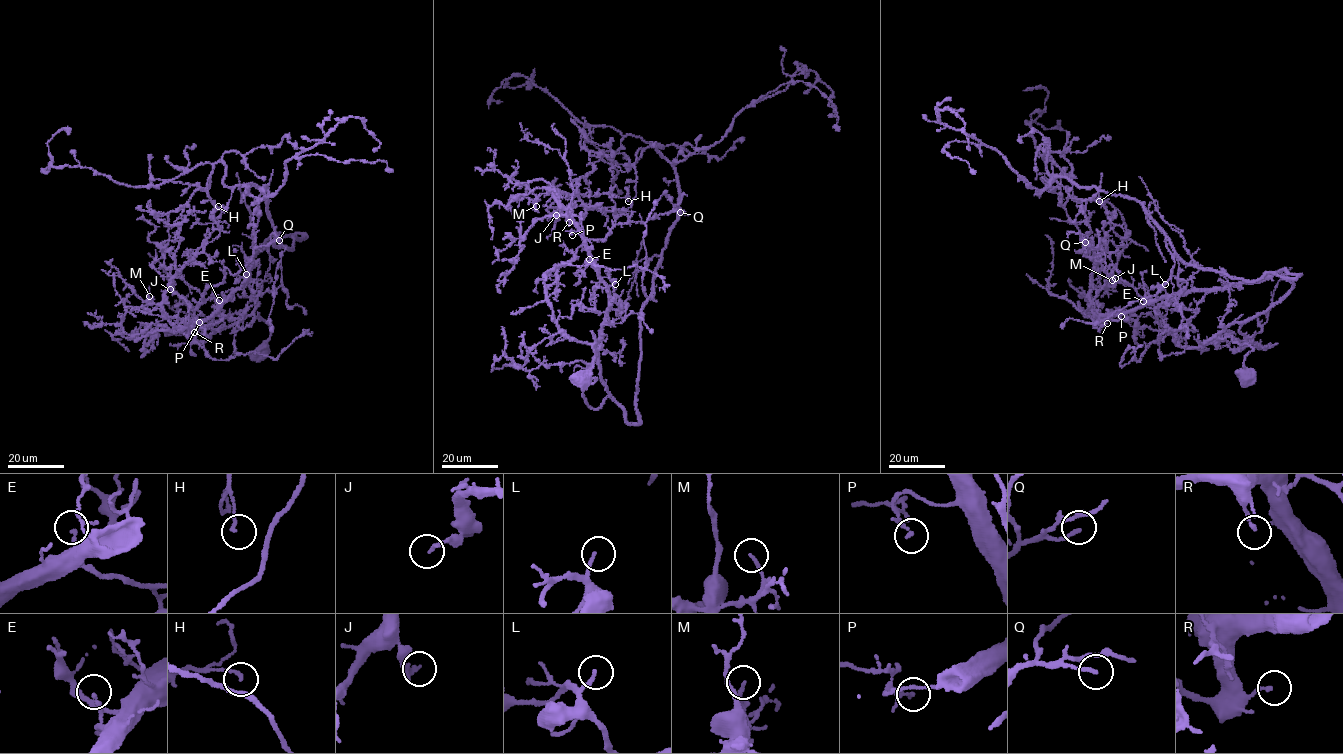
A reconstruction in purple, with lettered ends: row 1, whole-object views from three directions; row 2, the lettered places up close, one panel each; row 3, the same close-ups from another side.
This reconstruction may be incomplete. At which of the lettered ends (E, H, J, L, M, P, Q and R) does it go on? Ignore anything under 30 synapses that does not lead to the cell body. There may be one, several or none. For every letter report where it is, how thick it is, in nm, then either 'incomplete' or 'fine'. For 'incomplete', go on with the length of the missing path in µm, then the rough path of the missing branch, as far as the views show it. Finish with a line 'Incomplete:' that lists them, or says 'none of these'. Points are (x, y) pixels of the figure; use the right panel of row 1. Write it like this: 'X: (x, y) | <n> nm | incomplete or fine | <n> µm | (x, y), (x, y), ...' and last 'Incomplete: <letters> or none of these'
E: (1143, 301) | 140 nm | fine
H: (1099, 201) | 90 nm | fine
J: (1115, 278) | 160 nm | fine
L: (1165, 284) | 140 nm | fine
M: (1112, 280) | 120 nm | fine
P: (1121, 316) | 150 nm | fine
Q: (1085, 242) | 150 nm | fine
R: (1107, 323) | 130 nm | fine
Incomplete: none of these

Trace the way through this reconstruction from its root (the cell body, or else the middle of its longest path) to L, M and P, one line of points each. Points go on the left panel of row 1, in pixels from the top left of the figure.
L: (264, 353), (271, 328), (258, 314), (253, 318), (248, 282), (266, 239), (246, 263), (243, 285), (246, 274)
M: (264, 353), (271, 328), (253, 318), (248, 282), (266, 239), (244, 284), (204, 320), (177, 327), (149, 296)
P: (264, 353), (271, 328), (258, 314), (253, 318), (248, 282), (266, 239), (246, 263), (244, 284), (199, 322)

